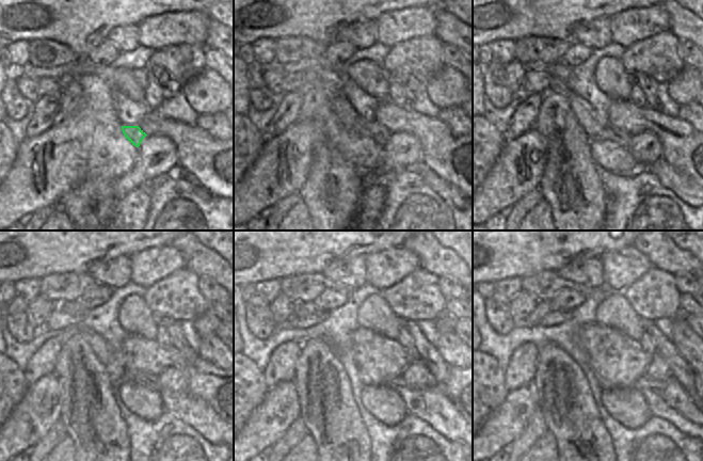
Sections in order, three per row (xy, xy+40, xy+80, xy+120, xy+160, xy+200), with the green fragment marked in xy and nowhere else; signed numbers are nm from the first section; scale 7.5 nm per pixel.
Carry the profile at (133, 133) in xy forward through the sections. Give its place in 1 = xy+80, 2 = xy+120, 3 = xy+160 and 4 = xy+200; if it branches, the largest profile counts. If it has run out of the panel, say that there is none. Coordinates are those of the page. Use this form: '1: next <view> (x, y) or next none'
1: next xy+80 (595, 129)
2: next xy+120 (196, 413)
3: next xy+160 (430, 404)
4: next xy+200 (667, 399)

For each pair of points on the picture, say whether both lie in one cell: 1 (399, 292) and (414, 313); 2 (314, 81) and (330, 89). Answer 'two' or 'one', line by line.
1: one
2: one

